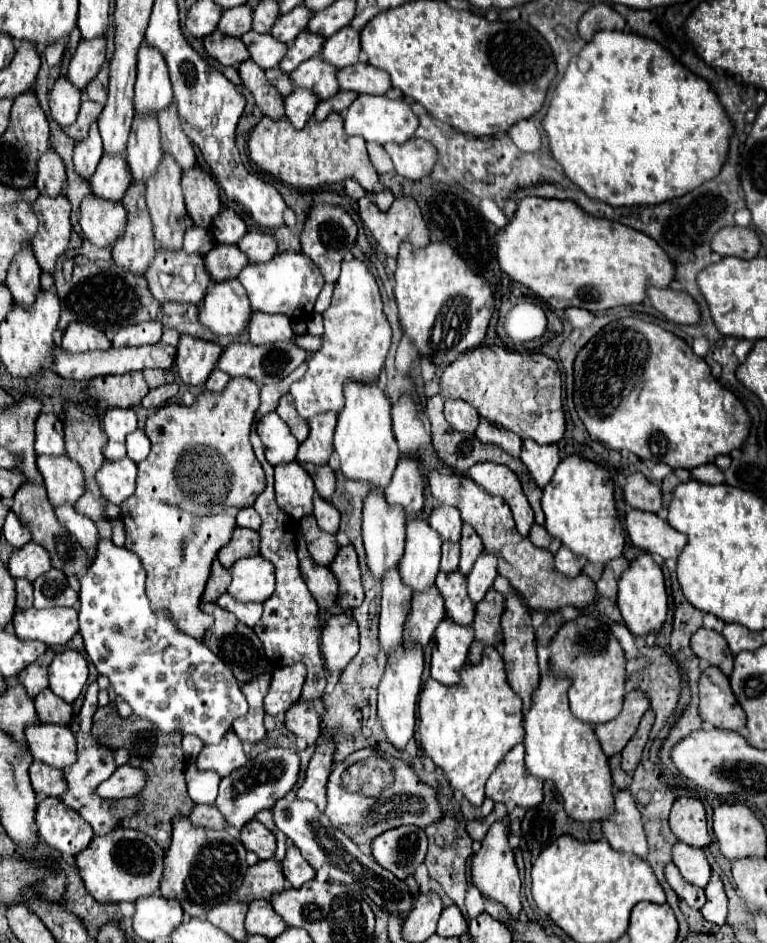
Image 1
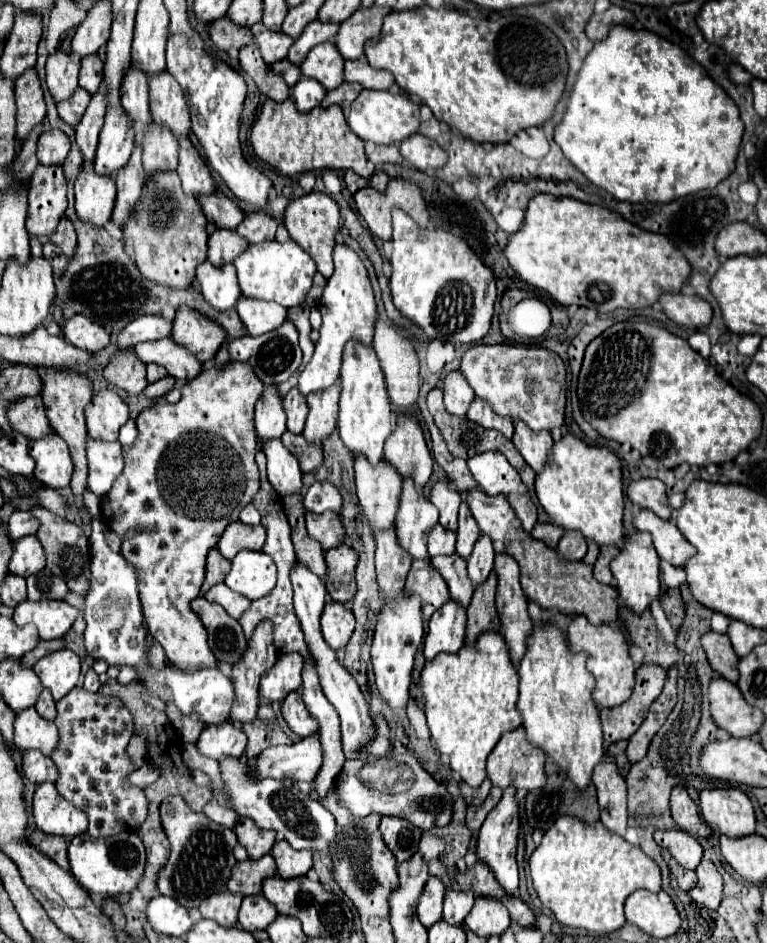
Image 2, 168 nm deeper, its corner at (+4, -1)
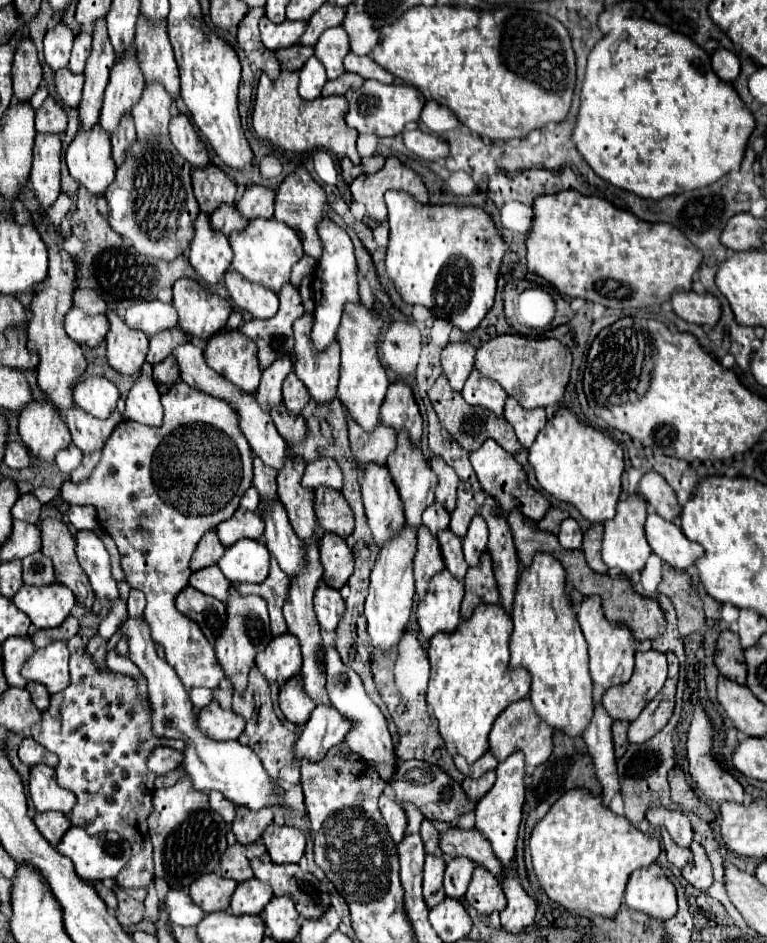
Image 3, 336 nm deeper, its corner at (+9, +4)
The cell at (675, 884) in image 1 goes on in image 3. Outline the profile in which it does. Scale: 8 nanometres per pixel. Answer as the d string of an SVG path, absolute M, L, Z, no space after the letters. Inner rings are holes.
M662 829L662 843L664 843L664 851L666 851L666 855L668 855L668 861L670 861L674 867L682 869L682 865L686 865L686 863L692 861L690 849L676 845L676 843L672 841L672 837L668 835L666 829Z

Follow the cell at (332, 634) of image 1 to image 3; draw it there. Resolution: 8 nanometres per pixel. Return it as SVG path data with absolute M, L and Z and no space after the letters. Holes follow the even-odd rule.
M320 583L314 595L314 611L322 631L336 631L344 615L344 599L336 589L330 589L326 583Z

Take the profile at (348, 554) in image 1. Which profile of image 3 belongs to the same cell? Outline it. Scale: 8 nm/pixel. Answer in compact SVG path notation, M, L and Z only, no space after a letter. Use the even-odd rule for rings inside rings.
M324 533L320 539L320 559L324 567L324 583L342 589L354 571L354 555L346 541L334 533Z

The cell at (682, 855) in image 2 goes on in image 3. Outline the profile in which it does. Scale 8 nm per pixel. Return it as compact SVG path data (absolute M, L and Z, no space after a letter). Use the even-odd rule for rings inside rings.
M648 809L646 811L646 819L650 821L650 825L658 827L664 825L670 833L670 837L674 841L678 841L678 845L688 847L692 843L692 827L690 827L690 819L682 813L682 811L674 811L674 809Z

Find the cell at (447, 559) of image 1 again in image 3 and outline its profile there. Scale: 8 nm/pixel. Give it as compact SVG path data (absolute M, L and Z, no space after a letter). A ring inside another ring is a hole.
M434 503L422 513L422 525L430 527L432 533L438 533L440 529L446 529L450 525L450 513L446 511L444 505Z

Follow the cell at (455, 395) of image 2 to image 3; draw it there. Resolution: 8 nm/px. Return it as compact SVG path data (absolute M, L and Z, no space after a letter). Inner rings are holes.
M448 343L442 349L442 367L452 389L462 391L466 377L474 367L476 347L470 343Z

